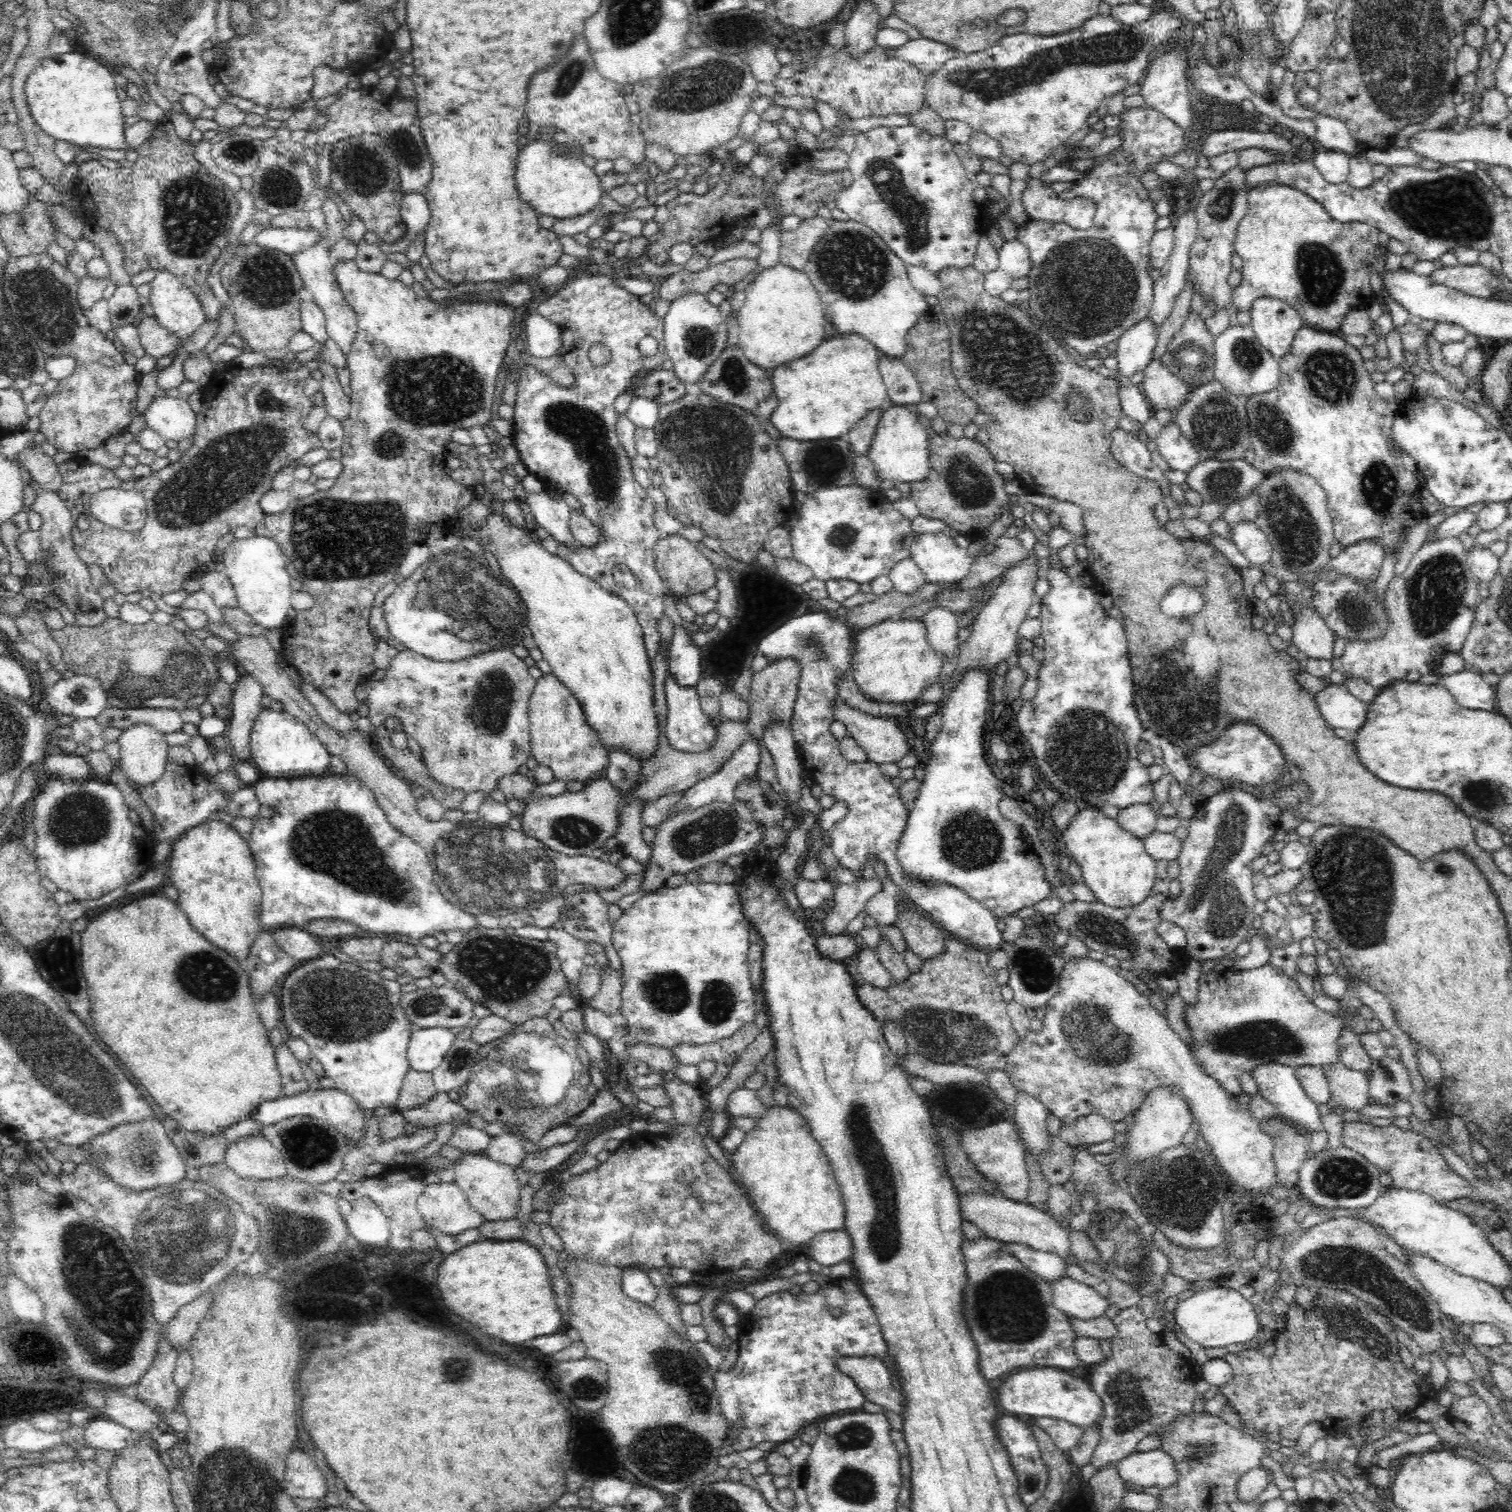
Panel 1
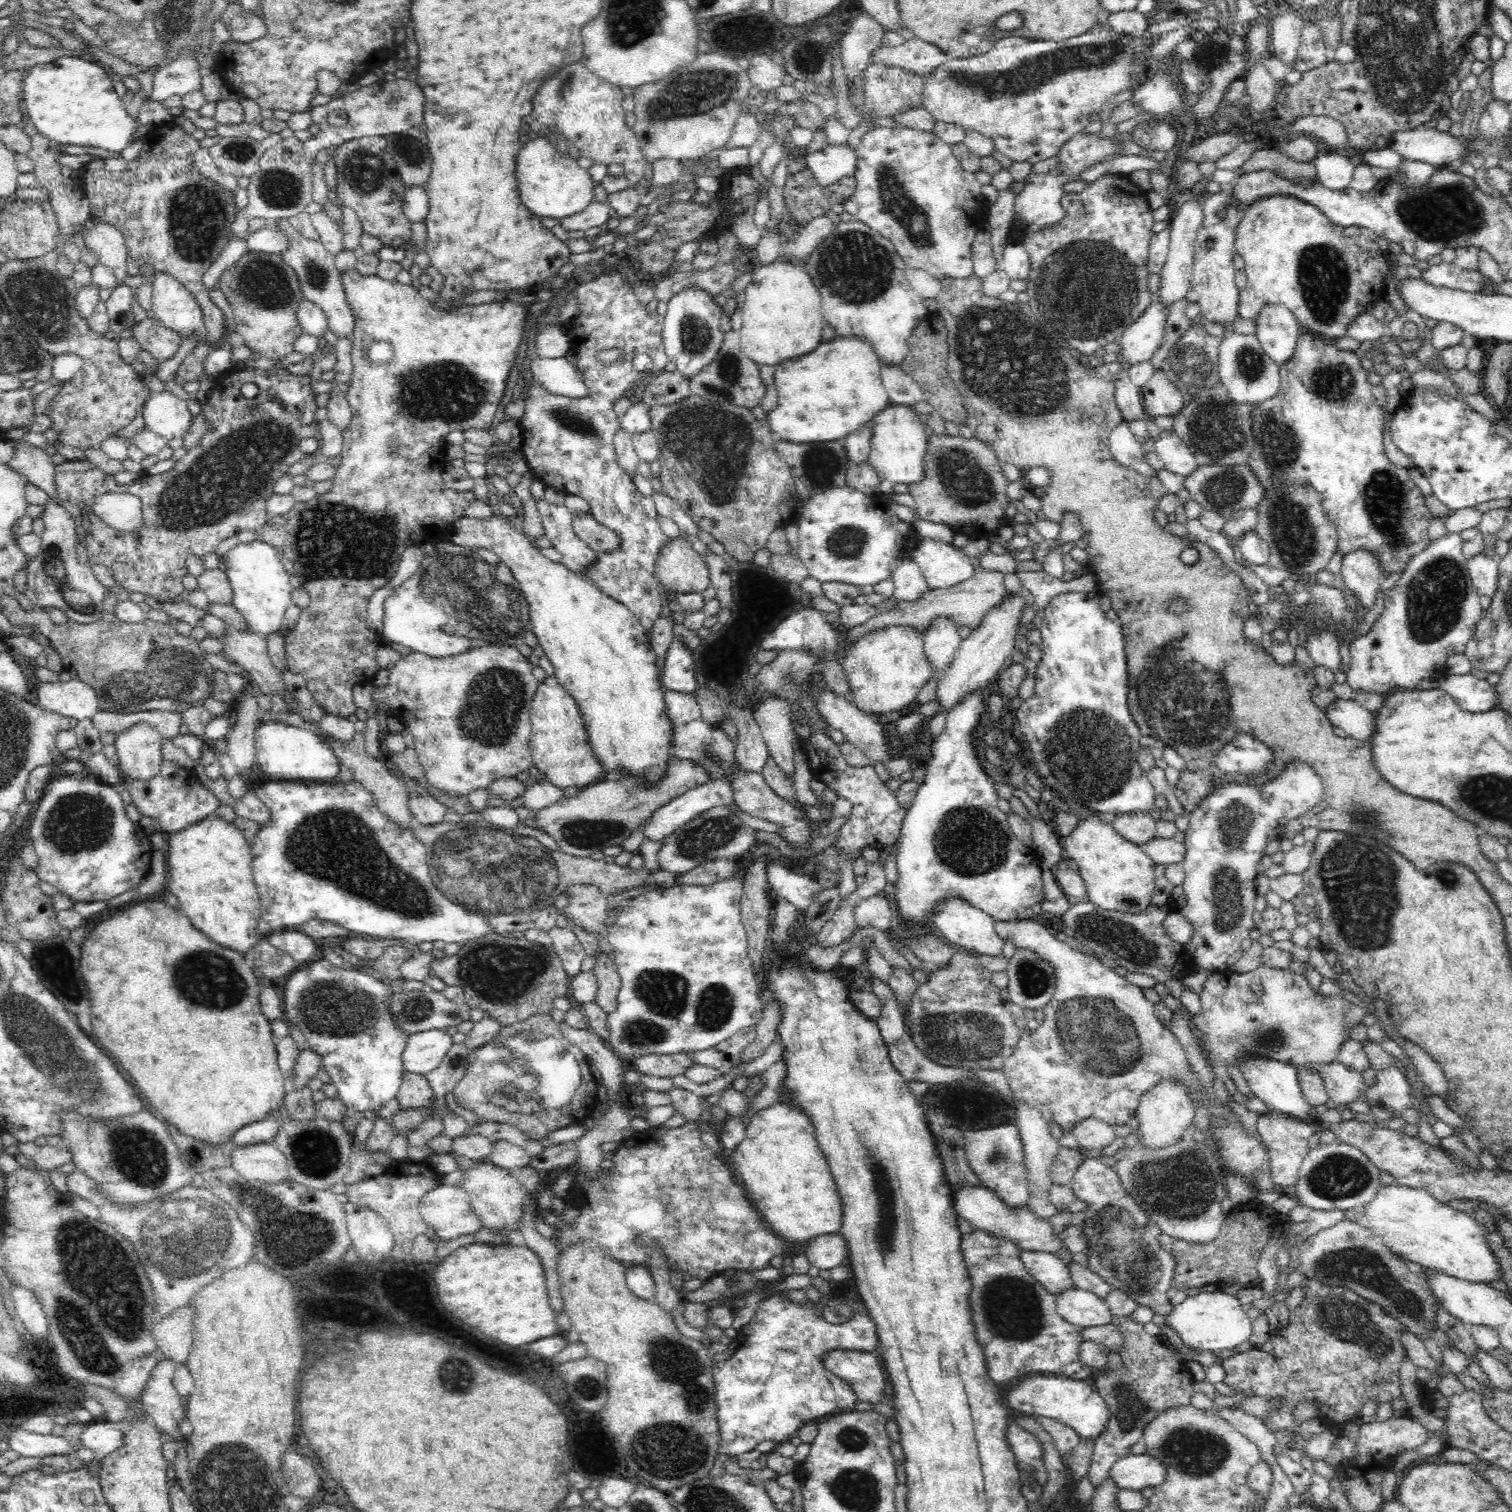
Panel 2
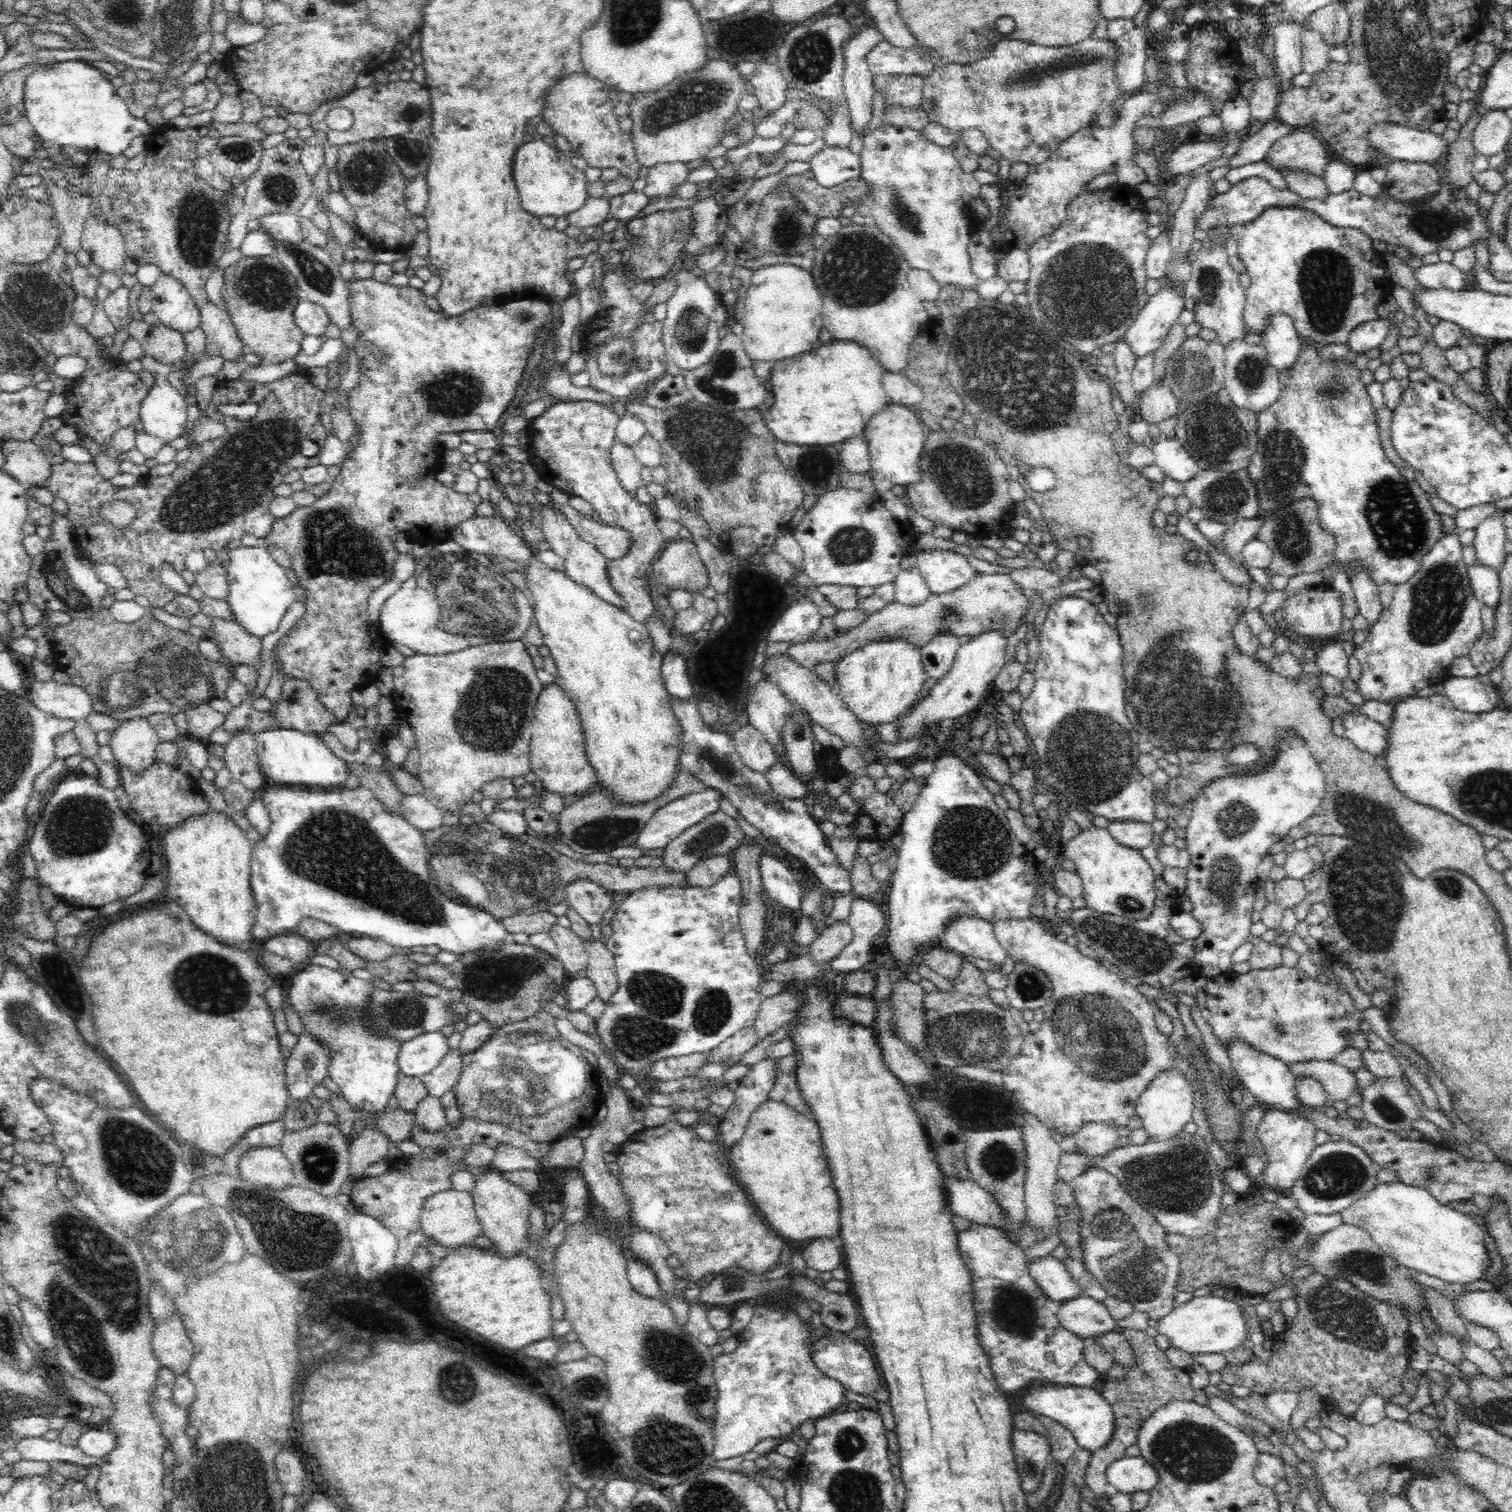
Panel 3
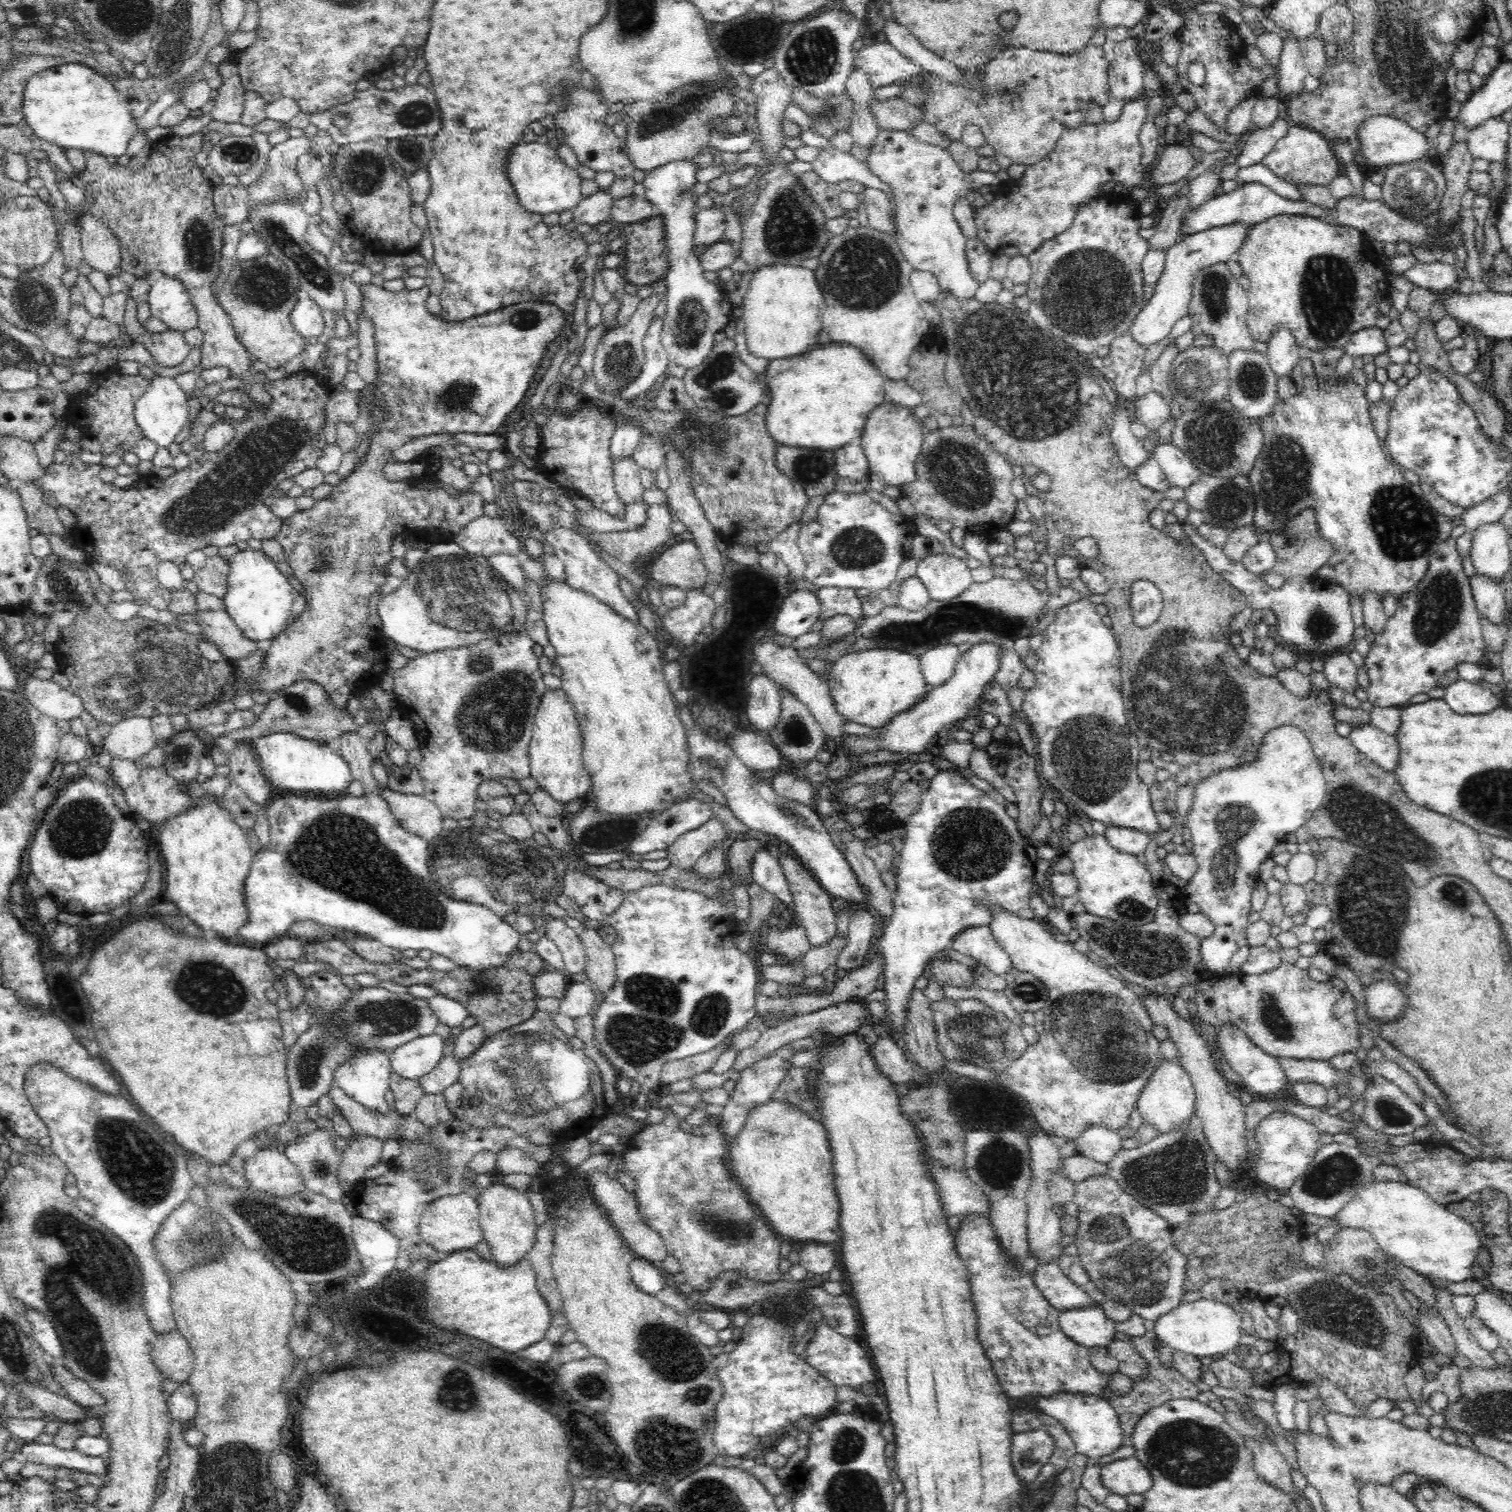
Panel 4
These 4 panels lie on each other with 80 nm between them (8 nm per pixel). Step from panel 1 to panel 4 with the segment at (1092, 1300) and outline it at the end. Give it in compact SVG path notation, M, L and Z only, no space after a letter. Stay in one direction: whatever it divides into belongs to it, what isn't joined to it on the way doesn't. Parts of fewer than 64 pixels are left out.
M1100 1304L1060 1312L1059 1325L1070 1339L1088 1348L1106 1347L1117 1332Z

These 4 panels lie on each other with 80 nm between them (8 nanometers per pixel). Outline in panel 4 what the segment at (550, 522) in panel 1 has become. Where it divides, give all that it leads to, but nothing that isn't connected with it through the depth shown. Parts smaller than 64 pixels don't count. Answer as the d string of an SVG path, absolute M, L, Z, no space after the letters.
M556 528L556 530L546 530L542 532L547 544L554 548L555 555L558 556L565 566L565 577L567 584L576 588L579 592L588 592L603 604L609 605L610 608L624 617L639 623L639 616L633 604L622 595L620 591L619 576L616 572L594 552L592 546L580 536L575 530L568 528Z

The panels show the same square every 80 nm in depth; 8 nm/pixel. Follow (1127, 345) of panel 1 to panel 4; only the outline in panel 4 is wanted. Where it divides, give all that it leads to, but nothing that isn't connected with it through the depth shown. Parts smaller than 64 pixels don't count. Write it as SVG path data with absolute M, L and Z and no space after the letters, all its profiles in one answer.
M1236 222L1210 228L1209 231L1198 232L1194 235L1186 235L1167 250L1166 266L1162 276L1158 278L1153 295L1148 298L1146 304L1135 316L1134 324L1129 328L1132 338L1141 346L1152 346L1164 340L1177 320L1189 314L1189 302L1191 299L1191 286L1195 272L1212 264L1226 264L1234 253L1242 248L1242 243L1249 231L1248 224Z

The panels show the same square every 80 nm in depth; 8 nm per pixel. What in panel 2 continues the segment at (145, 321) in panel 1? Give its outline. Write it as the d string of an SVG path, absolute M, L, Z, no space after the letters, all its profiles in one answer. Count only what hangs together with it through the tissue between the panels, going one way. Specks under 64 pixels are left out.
M146 317L134 324L132 331L141 350L150 352L160 363L171 359L184 339L177 332L160 324L154 317Z

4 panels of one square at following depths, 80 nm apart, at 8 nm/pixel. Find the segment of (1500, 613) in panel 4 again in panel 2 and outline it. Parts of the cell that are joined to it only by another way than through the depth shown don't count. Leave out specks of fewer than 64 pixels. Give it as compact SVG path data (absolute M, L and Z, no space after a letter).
M1481 552L1467 560L1471 583L1480 597L1489 596L1492 598L1498 590L1498 569L1498 558L1488 557L1486 553Z

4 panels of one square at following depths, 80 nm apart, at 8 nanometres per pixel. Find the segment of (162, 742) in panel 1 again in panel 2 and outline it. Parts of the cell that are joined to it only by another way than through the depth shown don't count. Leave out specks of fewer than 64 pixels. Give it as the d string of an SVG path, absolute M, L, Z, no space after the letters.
M138 722L116 735L114 746L123 777L148 780L158 774L164 738L148 723Z

